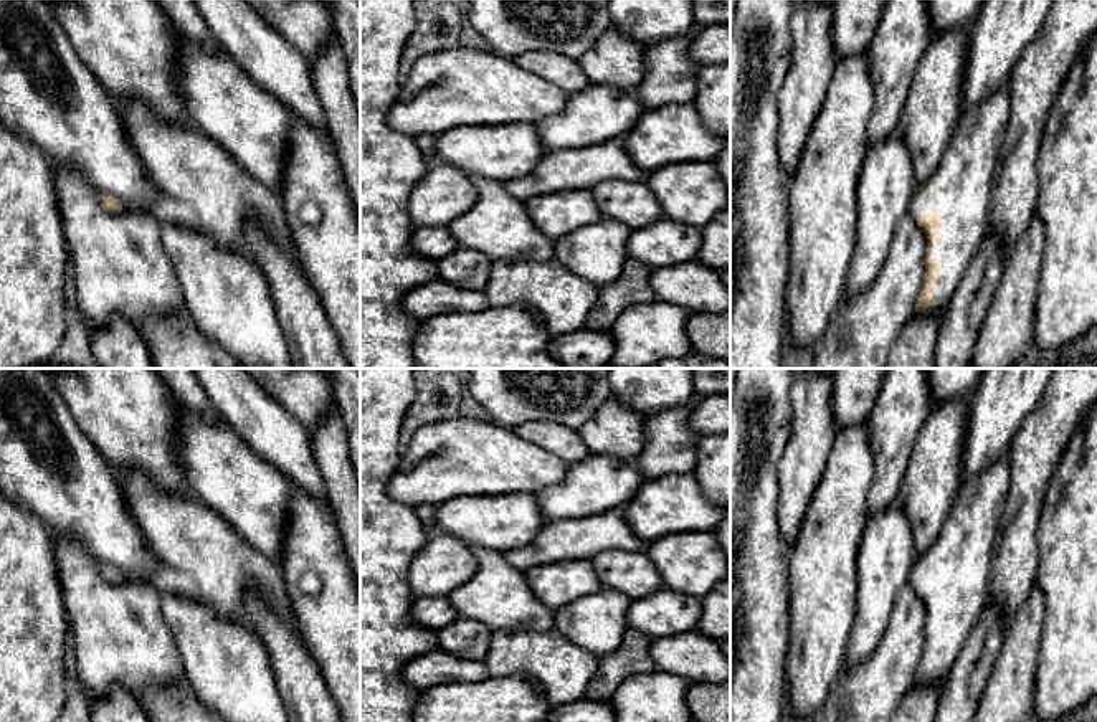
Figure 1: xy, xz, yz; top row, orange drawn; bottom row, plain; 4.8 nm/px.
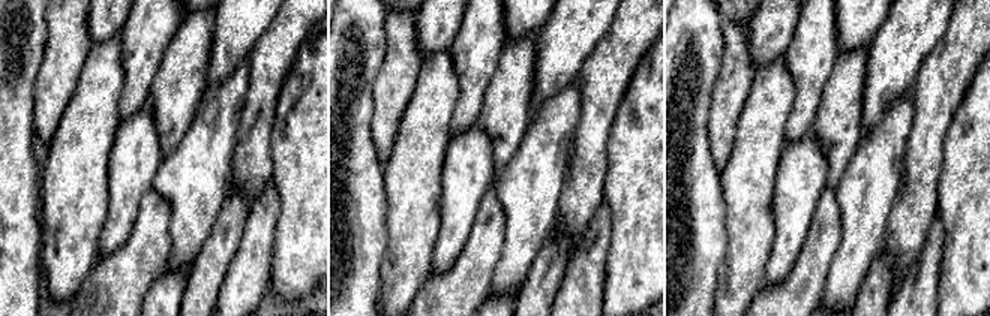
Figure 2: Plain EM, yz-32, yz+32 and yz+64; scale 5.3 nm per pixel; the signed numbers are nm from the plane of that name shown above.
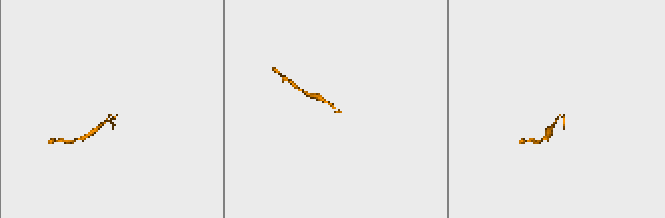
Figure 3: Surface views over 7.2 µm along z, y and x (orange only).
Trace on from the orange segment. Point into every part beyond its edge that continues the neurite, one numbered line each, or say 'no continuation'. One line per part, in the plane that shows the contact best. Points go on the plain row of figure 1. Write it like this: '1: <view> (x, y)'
1: yz (962, 557)

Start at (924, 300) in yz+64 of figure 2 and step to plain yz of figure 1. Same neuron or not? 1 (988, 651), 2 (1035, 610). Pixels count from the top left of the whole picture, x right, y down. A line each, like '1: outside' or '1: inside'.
1: outside
2: inside

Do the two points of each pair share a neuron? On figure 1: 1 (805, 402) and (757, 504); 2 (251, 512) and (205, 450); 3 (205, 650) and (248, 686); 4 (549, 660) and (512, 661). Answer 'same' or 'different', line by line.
1: different
2: same
3: same
4: same

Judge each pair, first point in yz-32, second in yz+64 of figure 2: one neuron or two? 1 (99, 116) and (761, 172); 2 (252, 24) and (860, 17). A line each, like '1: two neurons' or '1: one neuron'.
1: one neuron
2: two neurons

